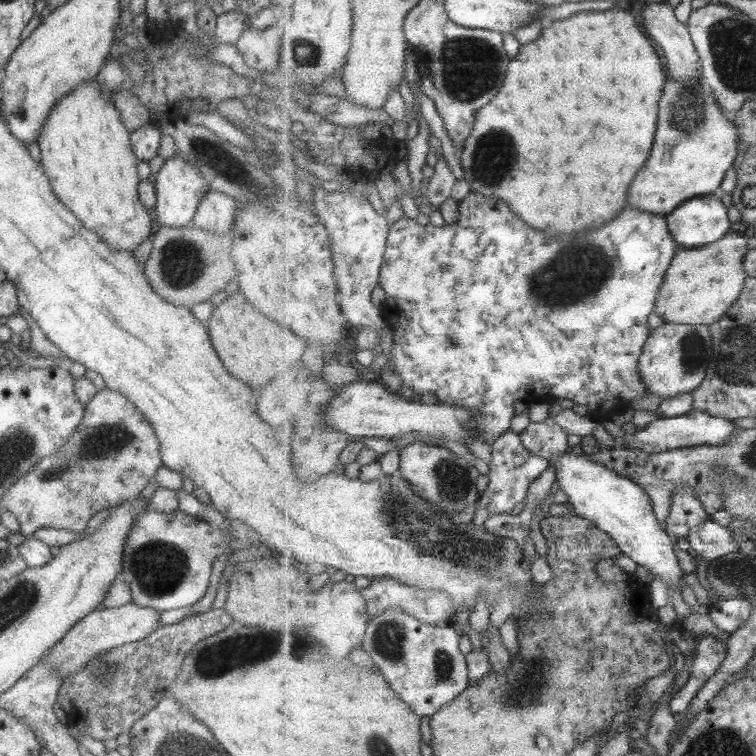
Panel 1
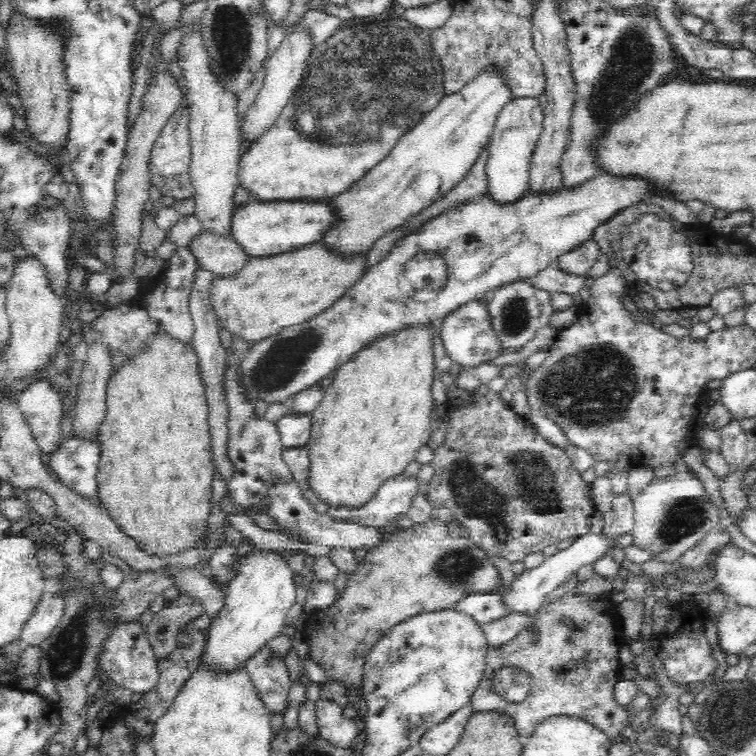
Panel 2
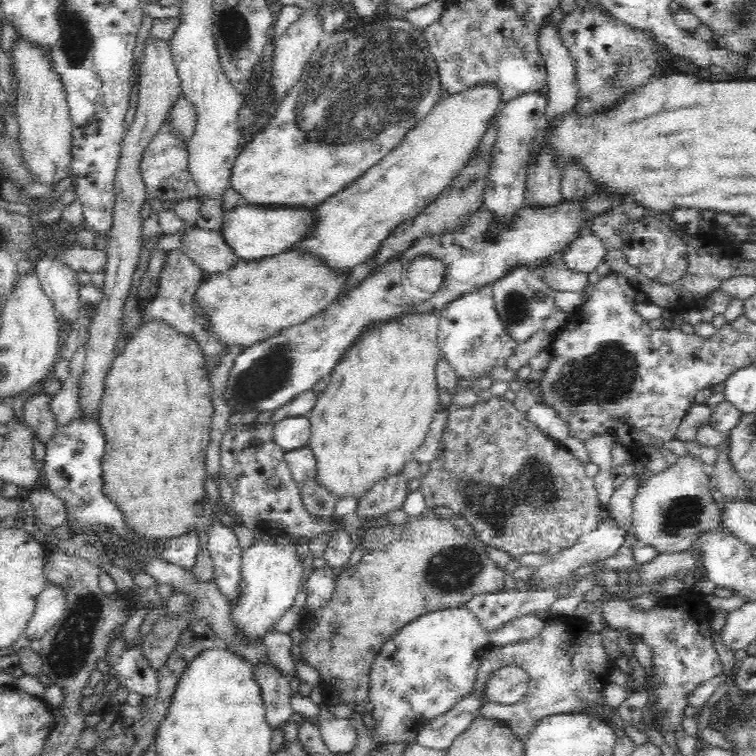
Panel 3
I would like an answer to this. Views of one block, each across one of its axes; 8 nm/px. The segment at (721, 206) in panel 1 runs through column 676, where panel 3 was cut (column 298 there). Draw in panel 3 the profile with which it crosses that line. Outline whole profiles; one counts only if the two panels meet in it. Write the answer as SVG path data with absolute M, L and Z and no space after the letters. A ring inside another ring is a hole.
M245 204L227 210L221 220L221 240L228 245L235 258L240 261L258 261L286 251L307 235L313 223L312 210L301 208L258 207Z

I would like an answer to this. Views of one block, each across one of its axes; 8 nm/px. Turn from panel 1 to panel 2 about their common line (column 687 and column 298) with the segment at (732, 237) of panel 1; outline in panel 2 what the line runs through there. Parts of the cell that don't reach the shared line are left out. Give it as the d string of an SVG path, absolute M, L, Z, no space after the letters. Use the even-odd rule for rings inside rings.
M312 243L299 249L267 257L248 257L244 266L236 274L216 276L208 286L208 305L217 317L219 326L226 328L233 338L242 338L249 343L260 342L282 329L309 321L326 310L337 298L356 284L363 275L365 256L352 257L350 261L340 261L332 256L324 245Z

